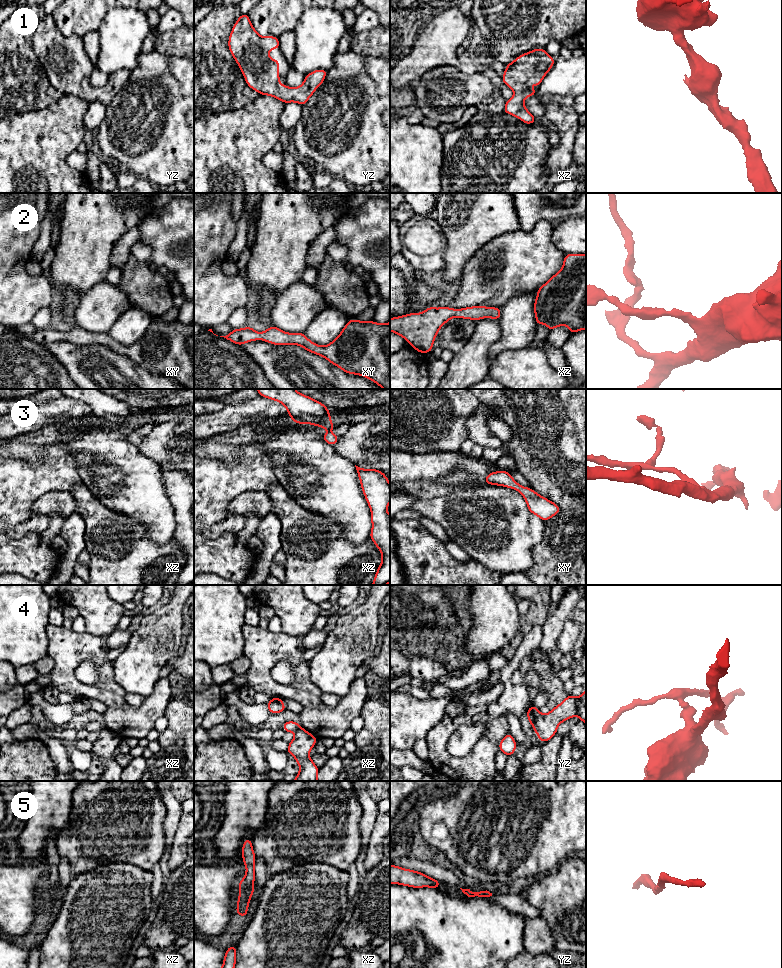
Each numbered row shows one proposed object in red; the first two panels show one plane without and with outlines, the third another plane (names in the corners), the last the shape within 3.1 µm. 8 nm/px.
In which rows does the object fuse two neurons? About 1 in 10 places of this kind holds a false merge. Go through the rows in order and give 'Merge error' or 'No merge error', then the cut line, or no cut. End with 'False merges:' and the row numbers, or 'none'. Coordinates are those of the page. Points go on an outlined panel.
1: No merge error. No split
2: No merge error. No split
3: No merge error. No split
4: Merge error. Split along yz (539, 712), (532, 725)
5: No merge error. No split
False merges: 4

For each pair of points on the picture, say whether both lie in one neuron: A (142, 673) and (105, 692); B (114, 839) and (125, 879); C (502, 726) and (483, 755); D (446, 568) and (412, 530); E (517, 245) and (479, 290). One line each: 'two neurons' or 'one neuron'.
A: two neurons
B: two neurons
C: one neuron
D: one neuron
E: one neuron

